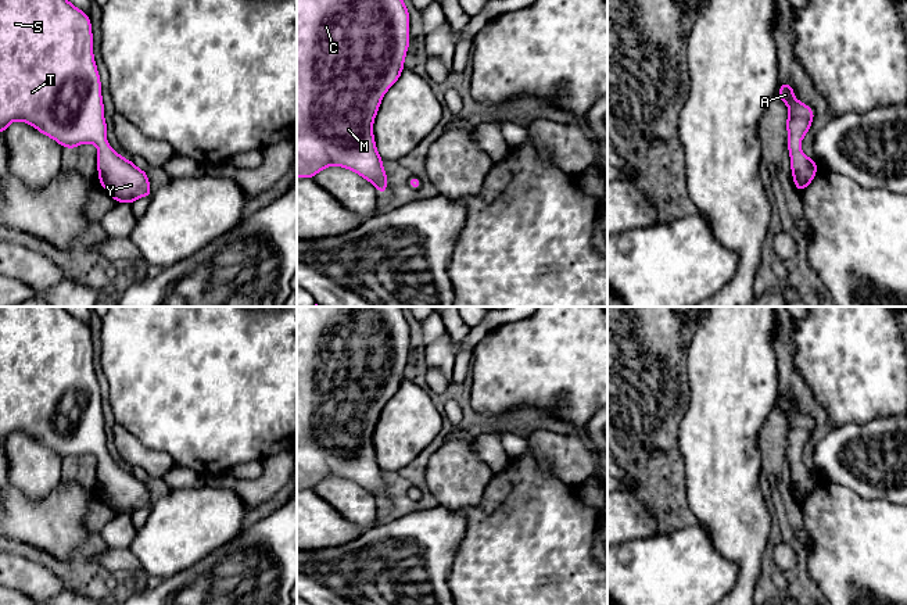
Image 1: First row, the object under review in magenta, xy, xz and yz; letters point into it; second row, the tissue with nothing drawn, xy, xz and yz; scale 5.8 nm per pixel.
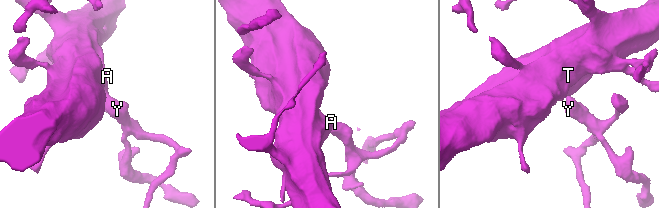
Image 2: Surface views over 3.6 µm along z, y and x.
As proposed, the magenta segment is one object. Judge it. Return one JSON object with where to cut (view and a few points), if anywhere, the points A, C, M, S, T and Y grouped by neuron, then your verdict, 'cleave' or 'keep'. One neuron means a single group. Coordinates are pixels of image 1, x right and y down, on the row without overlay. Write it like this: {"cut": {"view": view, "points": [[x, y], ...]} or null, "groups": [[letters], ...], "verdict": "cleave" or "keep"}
{"cut": null, "groups": [["A", "C", "M", "S", "T", "Y"]], "verdict": "keep"}

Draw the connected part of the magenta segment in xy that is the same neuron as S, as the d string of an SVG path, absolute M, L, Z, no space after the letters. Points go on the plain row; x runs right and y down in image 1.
M0 307L0 443L14 432L35 437L71 461L85 454L97 457L98 491L116 513L151 508L146 482L107 454L90 327L64 307Z

